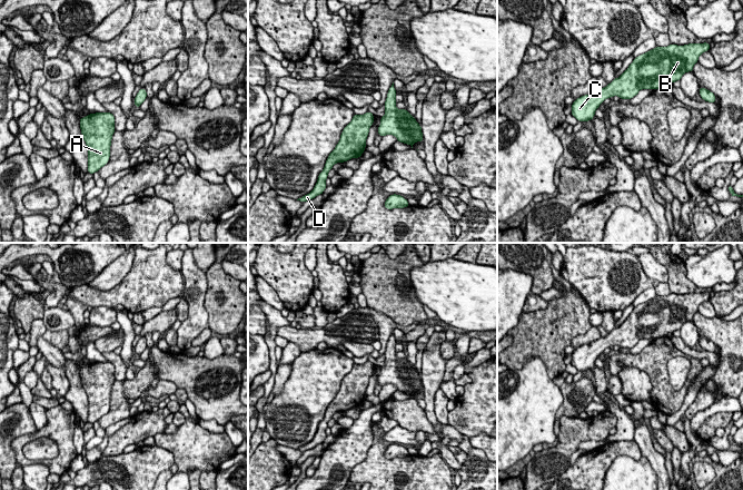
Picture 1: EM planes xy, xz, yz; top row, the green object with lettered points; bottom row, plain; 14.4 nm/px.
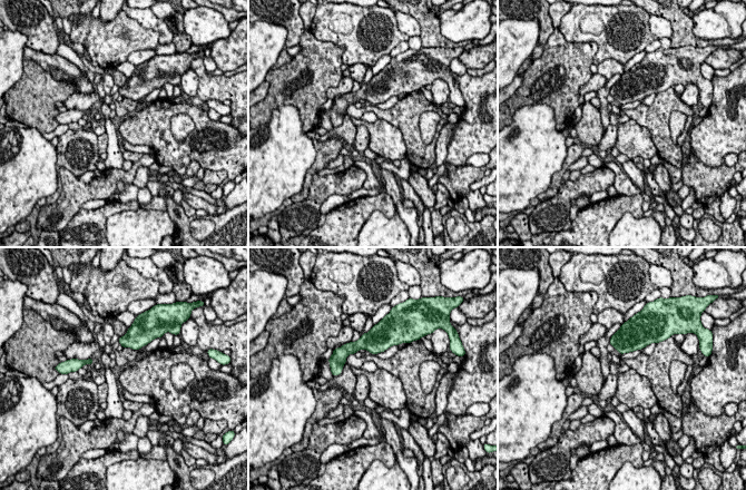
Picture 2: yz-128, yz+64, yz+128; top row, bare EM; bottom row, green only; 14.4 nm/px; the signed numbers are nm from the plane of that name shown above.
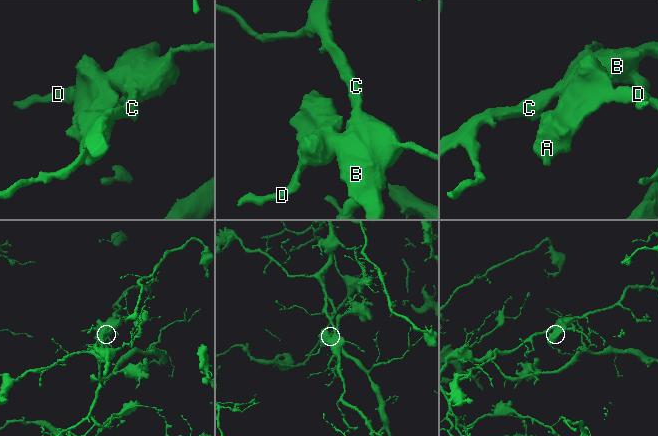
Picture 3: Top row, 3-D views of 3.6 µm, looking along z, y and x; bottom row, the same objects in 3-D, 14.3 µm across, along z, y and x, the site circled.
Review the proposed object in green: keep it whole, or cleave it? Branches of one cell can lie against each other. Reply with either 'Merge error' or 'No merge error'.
No merge error

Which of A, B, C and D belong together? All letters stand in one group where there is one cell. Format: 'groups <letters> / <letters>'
groups A B C D

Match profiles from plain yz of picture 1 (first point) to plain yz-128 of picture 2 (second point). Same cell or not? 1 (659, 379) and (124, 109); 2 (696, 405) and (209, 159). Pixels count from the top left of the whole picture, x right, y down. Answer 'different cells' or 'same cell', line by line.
1: different cells
2: different cells

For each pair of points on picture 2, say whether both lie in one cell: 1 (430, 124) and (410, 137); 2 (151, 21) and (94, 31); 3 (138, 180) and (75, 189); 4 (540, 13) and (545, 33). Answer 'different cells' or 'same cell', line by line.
1: different cells
2: different cells
3: different cells
4: same cell

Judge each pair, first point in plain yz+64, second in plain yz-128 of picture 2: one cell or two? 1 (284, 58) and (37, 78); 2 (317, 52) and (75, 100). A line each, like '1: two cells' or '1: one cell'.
1: two cells
2: two cells

